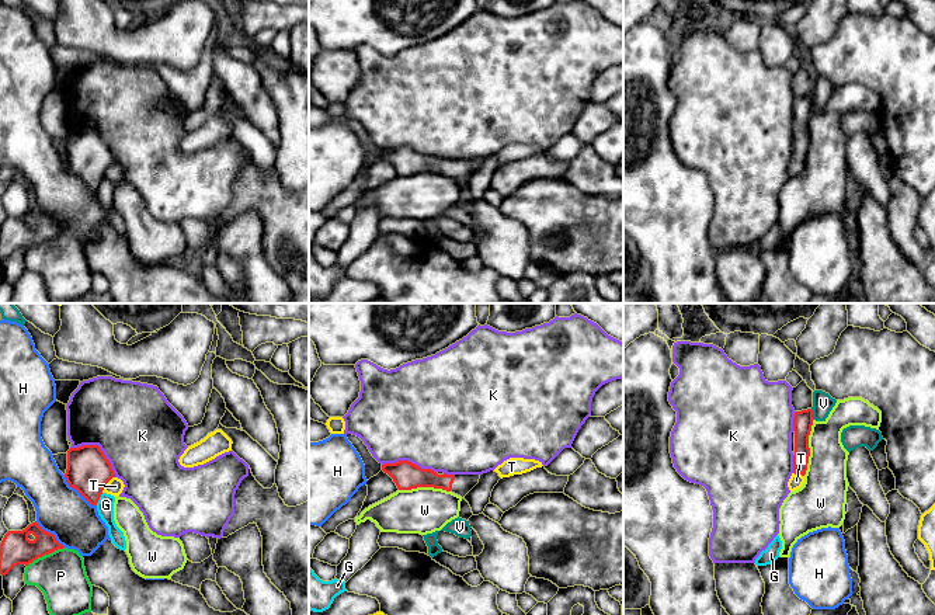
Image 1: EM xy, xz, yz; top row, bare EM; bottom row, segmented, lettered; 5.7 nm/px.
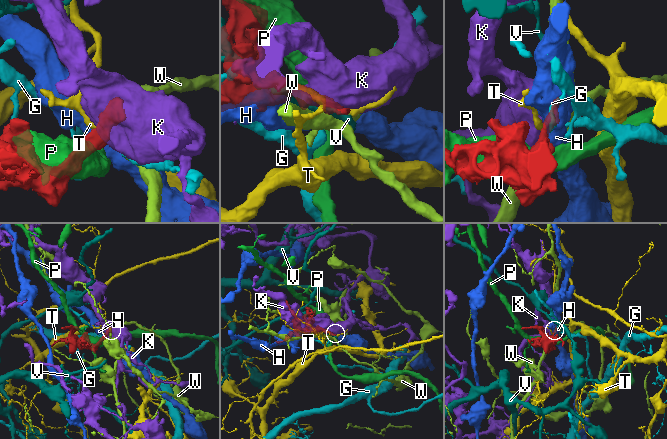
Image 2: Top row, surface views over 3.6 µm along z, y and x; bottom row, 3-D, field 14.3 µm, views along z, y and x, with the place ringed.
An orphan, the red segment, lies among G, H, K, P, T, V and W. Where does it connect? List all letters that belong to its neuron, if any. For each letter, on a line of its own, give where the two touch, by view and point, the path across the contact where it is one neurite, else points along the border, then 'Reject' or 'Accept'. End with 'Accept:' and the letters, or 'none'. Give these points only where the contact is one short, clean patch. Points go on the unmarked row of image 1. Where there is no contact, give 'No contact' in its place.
G: Touches red at xy (98, 184). Boundary: xy (103, 179), (96, 190). Reject
H: Touches red at xy (77, 176). Reject
K: Touches red at xy (98, 134). Reject
P: Touches red at xy (45, 239). Reject
T: Touches red at xy (105, 169). Reject
V: Touches red at yz (812, 100). Boundary: yz (810, 94), (814, 104). Reject
W: Touches red at yz (807, 132). Reject
Accept: none

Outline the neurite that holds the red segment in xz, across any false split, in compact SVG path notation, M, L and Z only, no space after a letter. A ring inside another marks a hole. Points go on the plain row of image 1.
M409 146L385 149L382 150L382 156L393 164L399 176L434 173L452 177L462 184L465 184L480 164L480 160L446 160L444 157L421 154Z

